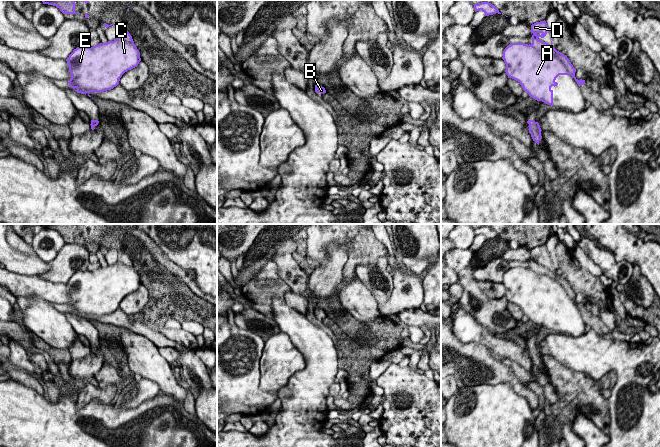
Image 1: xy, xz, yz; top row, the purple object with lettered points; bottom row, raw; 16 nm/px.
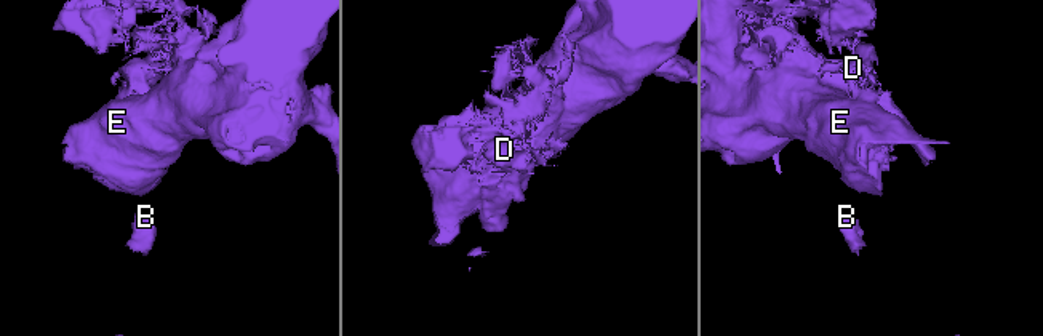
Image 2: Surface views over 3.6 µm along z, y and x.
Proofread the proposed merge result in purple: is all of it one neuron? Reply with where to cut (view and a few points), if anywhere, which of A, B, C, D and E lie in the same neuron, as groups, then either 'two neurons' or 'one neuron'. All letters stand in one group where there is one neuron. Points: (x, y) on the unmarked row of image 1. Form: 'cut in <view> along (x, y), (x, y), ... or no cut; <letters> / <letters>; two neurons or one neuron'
no cut; A B C D E; one neuron

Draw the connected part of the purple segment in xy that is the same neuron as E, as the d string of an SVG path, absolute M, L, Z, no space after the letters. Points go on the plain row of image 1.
M115 247L115 249L117 250L117 262L114 265L100 267L93 271L77 271L66 283L71 298L71 303L68 304L68 307L77 317L87 318L91 321L89 319L90 316L100 317L111 314L119 308L120 302L125 296L137 291L141 285L140 276L135 270L130 257L123 250L118 249L117 247Z

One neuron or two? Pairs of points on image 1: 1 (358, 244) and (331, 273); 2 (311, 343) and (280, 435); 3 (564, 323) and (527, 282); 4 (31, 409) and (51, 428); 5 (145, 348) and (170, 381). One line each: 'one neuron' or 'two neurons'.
1: two neurons
2: one neuron
3: one neuron
4: one neuron
5: one neuron

